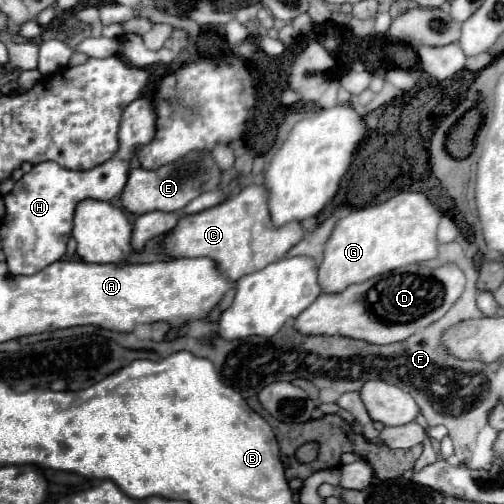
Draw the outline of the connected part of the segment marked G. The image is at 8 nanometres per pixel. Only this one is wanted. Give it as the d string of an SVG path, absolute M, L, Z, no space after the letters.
M405 190L377 206L346 207L340 211L339 224L327 240L323 262L319 264L319 284L323 292L343 292L351 284L391 272L395 268L437 258L439 208L423 194Z

